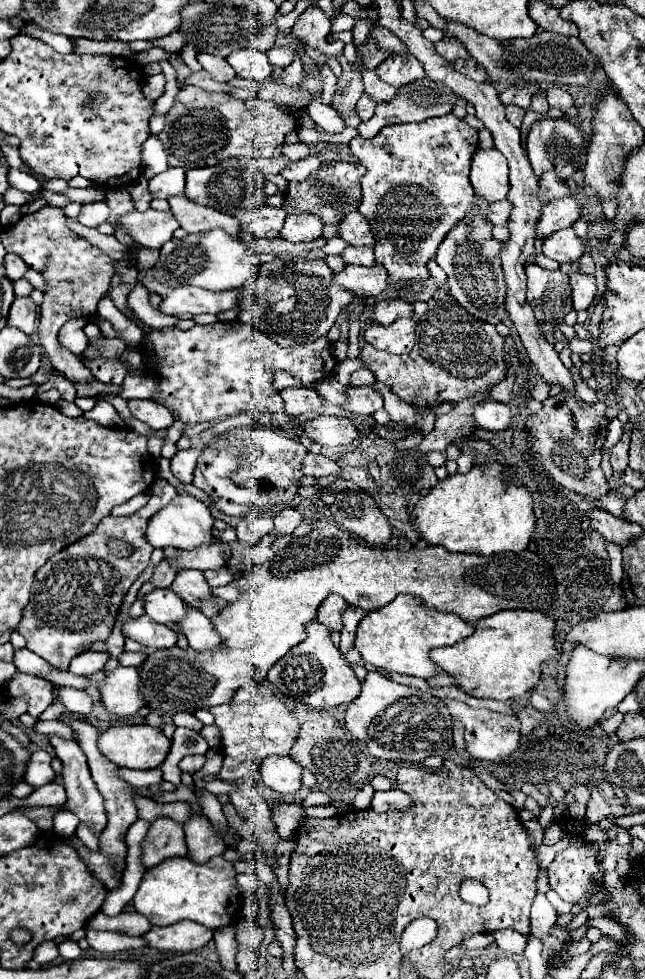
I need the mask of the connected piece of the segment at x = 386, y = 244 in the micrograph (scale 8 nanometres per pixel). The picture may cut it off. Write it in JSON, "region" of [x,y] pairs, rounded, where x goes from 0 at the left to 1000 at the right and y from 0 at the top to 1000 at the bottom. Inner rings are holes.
{"region":[[[701,115],[654,126],[602,128],[577,142],[561,142],[555,138],[543,144],[546,156],[567,171],[567,179],[561,181],[561,207],[555,216],[571,222],[577,230],[577,238],[583,242],[583,267],[598,273],[608,293],[620,295],[633,291],[629,287],[657,287],[664,283],[660,269],[676,263],[682,246],[704,228],[722,220],[729,209],[738,207],[738,199],[726,183],[729,162],[738,148],[741,134]]]}

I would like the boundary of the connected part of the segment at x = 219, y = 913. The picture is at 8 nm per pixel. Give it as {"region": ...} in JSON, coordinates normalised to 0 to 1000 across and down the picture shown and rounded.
{"region":[[[267,875],[229,888],[208,914],[208,926],[226,935],[236,945],[270,945],[298,939],[322,949],[341,949],[372,941],[372,910],[366,890],[347,875],[329,875],[319,882],[301,882],[295,875]]]}

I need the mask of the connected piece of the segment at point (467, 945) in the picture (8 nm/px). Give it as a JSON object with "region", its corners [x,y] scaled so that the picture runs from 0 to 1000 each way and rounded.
{"region":[[[744,953],[744,955],[722,957],[722,959],[713,963],[713,967],[719,967],[719,969],[747,969],[747,967],[760,965],[763,961],[766,961],[763,955],[750,955],[750,953]]]}

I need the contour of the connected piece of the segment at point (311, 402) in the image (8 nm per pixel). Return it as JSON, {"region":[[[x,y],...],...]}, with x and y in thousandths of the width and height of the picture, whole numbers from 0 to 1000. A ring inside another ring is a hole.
{"region":[[[465,395],[465,397],[437,397],[434,399],[437,408],[440,408],[440,418],[447,424],[471,424],[471,422],[484,422],[493,420],[499,414],[496,403],[481,397],[481,395]]]}

